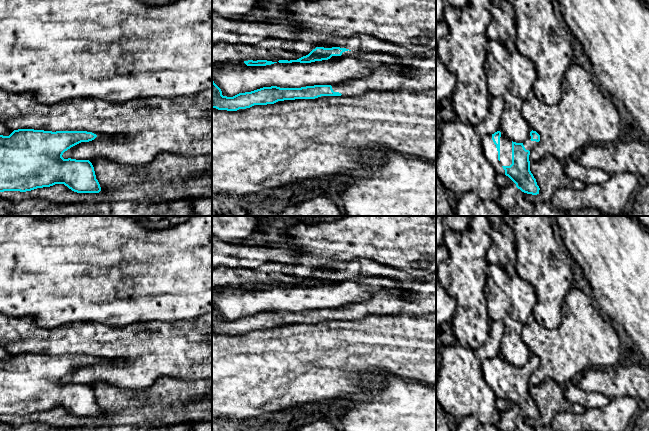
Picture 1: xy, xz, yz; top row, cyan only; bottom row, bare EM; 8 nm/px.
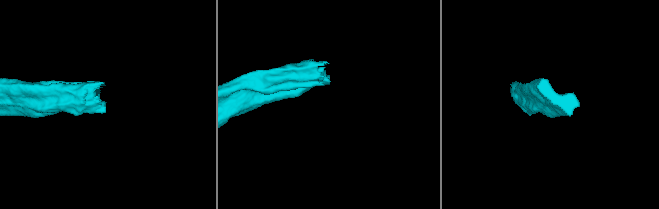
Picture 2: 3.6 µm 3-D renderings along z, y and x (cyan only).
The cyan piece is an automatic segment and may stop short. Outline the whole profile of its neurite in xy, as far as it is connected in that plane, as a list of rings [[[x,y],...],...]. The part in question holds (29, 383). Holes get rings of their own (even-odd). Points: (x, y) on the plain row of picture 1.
[[[14,354],[9,360],[0,359],[0,416],[26,416],[37,412],[64,408],[77,417],[99,417],[100,408],[89,384],[64,383],[63,377],[71,371],[97,361],[87,355]]]

